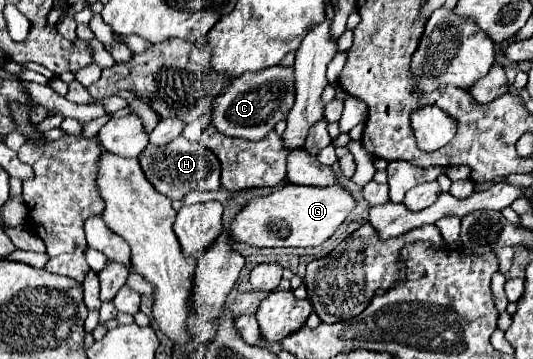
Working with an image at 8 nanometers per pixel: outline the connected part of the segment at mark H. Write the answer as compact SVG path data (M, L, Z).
M176 137L174 141L170 141L164 147L156 147L156 145L148 145L144 149L144 153L138 157L140 167L144 169L148 181L156 187L156 191L160 191L162 195L170 197L170 199L182 199L186 193L194 191L194 189L202 189L202 191L218 191L220 189L220 163L218 157L206 149L200 141L188 141L186 137Z

